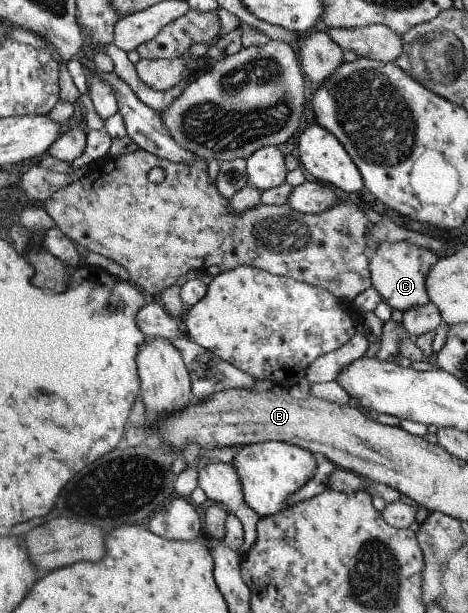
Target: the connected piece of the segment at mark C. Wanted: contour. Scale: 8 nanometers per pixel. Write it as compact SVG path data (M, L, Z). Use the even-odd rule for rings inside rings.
M403 240L396 243L381 243L375 256L368 262L368 269L372 285L382 296L382 300L387 301L392 309L403 312L407 308L430 302L426 291L426 274L437 261L438 257L434 251Z

